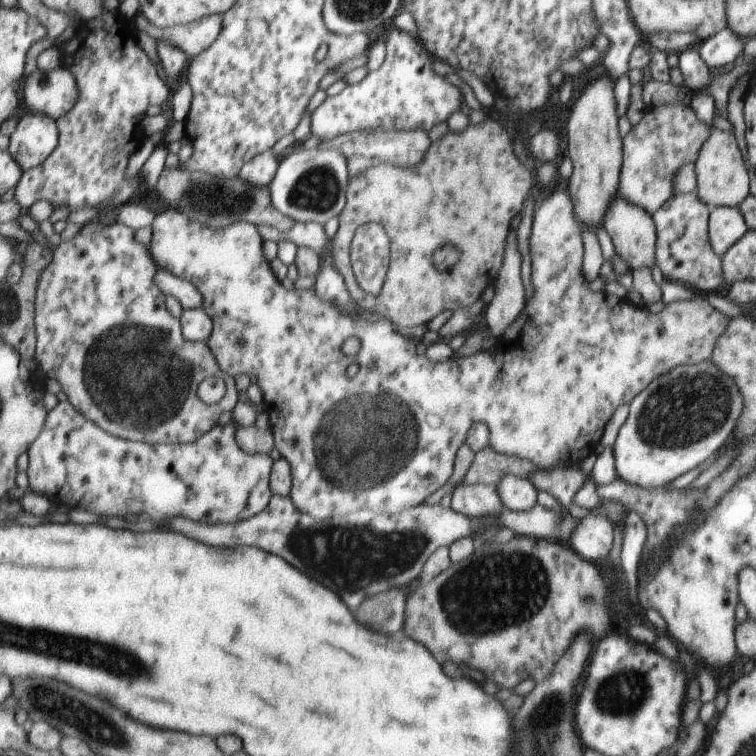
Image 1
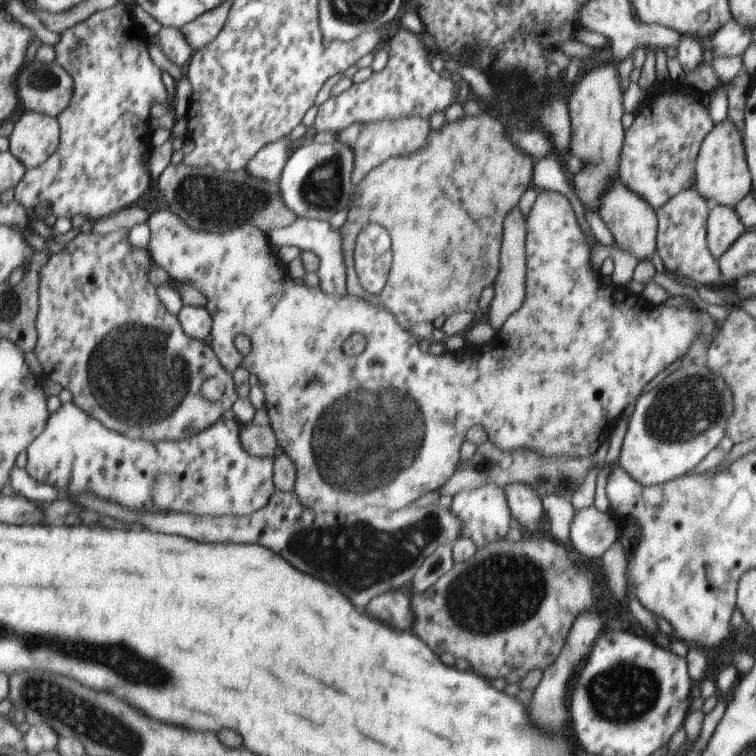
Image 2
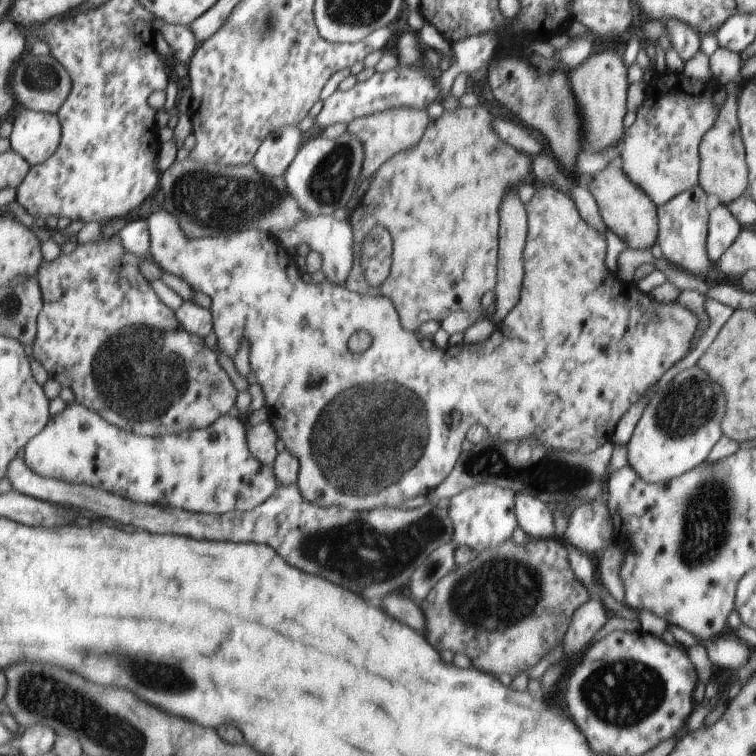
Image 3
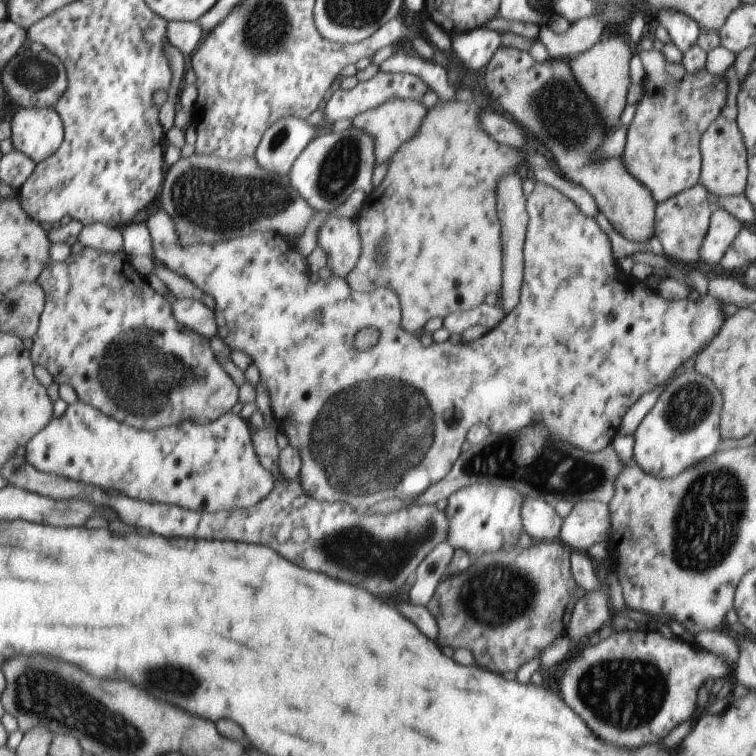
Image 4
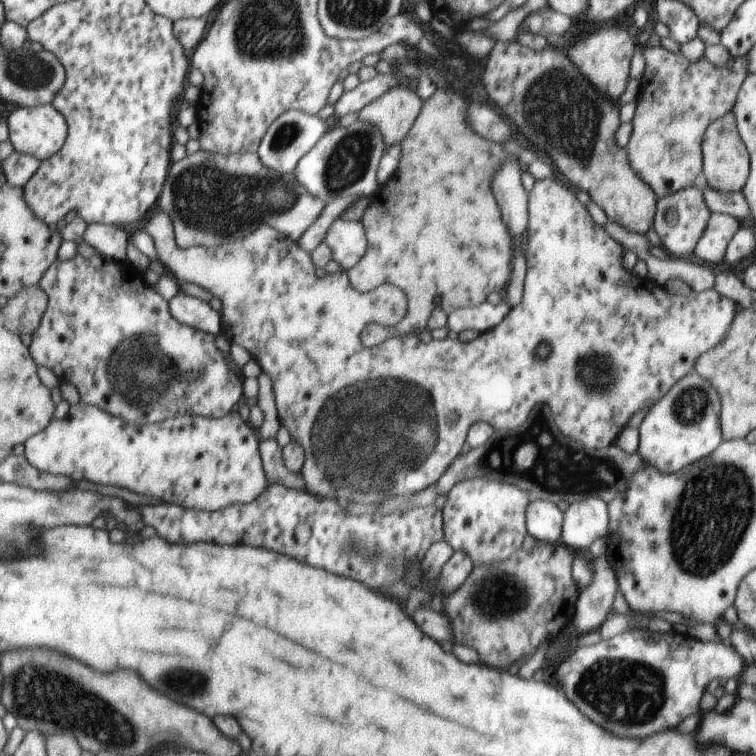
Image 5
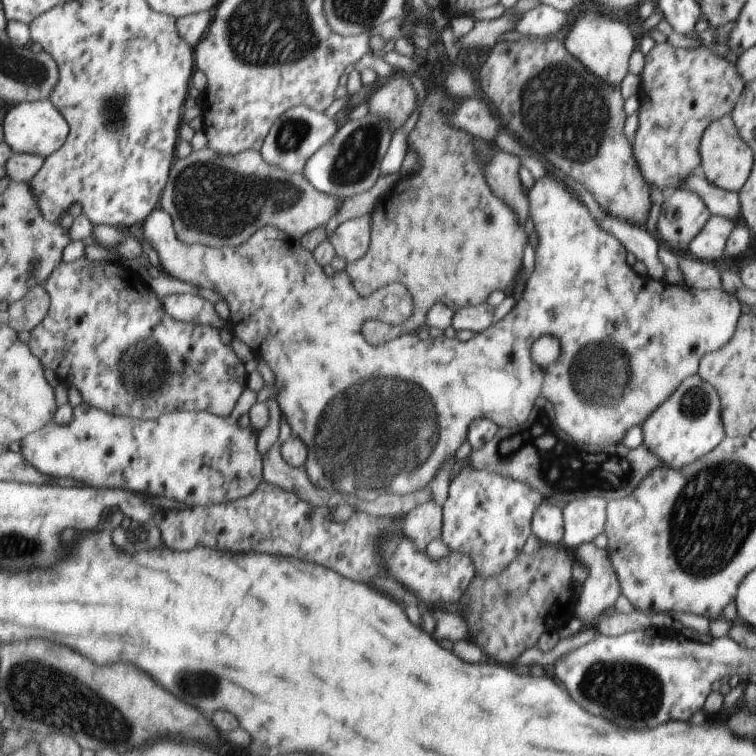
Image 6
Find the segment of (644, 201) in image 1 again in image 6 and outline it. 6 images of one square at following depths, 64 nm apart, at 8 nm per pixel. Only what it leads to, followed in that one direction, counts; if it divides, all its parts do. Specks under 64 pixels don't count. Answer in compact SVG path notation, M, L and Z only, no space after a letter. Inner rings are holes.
M668 42L664 44L656 43L645 56L645 65L641 74L641 87L638 93L640 106L637 110L640 117L638 117L639 123L633 143L633 157L637 161L638 168L641 169L642 176L645 177L645 180L649 181L650 184L654 184L662 192L669 193L672 190L677 190L683 184L683 181L692 173L692 170L702 163L700 148L701 139L704 138L704 132L718 119L731 114L744 90L743 76L739 72L736 72L736 68L732 66L732 63L726 62L725 58L723 59L715 55L704 45L700 45L696 49L679 49Z

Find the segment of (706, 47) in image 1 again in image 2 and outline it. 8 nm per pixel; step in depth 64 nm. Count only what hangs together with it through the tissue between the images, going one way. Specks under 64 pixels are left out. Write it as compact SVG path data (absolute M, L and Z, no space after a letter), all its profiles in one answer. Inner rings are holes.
M732 18L709 40L712 60L724 56L742 56L751 42L752 29L743 27Z

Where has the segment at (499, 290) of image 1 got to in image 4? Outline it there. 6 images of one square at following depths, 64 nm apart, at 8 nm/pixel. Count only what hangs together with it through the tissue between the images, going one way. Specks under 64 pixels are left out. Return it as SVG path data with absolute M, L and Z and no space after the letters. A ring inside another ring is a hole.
M518 170L502 176L502 232L506 232L506 240L502 240L502 250L506 252L506 276L502 276L502 292L498 296L502 304L502 310L508 314L517 308L521 302L521 288L524 286L525 260L522 260L522 246L528 224L526 212L526 198L522 194L522 180Z

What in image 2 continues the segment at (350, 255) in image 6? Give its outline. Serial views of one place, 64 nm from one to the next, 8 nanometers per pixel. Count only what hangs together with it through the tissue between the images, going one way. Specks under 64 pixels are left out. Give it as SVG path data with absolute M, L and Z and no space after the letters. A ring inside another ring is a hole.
M300 217L296 223L288 225L286 228L273 228L272 231L268 231L268 240L279 248L295 246L301 251L309 250L317 254L320 259L319 269L317 270L318 278L320 278L319 287L329 295L343 297L347 294L347 276L341 247L341 233L339 229L333 229L328 221Z

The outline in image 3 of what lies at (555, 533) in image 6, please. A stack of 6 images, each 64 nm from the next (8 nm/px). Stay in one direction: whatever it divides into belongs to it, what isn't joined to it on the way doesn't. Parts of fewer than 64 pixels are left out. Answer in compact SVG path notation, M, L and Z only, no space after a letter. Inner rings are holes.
M515 493L518 524L526 536L540 539L554 535L551 508L547 503L526 493Z

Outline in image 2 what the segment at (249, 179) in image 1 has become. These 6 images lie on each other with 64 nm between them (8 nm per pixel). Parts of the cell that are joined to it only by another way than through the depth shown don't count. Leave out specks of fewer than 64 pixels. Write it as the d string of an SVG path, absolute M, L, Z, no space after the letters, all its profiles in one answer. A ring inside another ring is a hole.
M277 140L263 146L248 161L246 172L251 177L276 183L288 160L289 144L287 140Z

